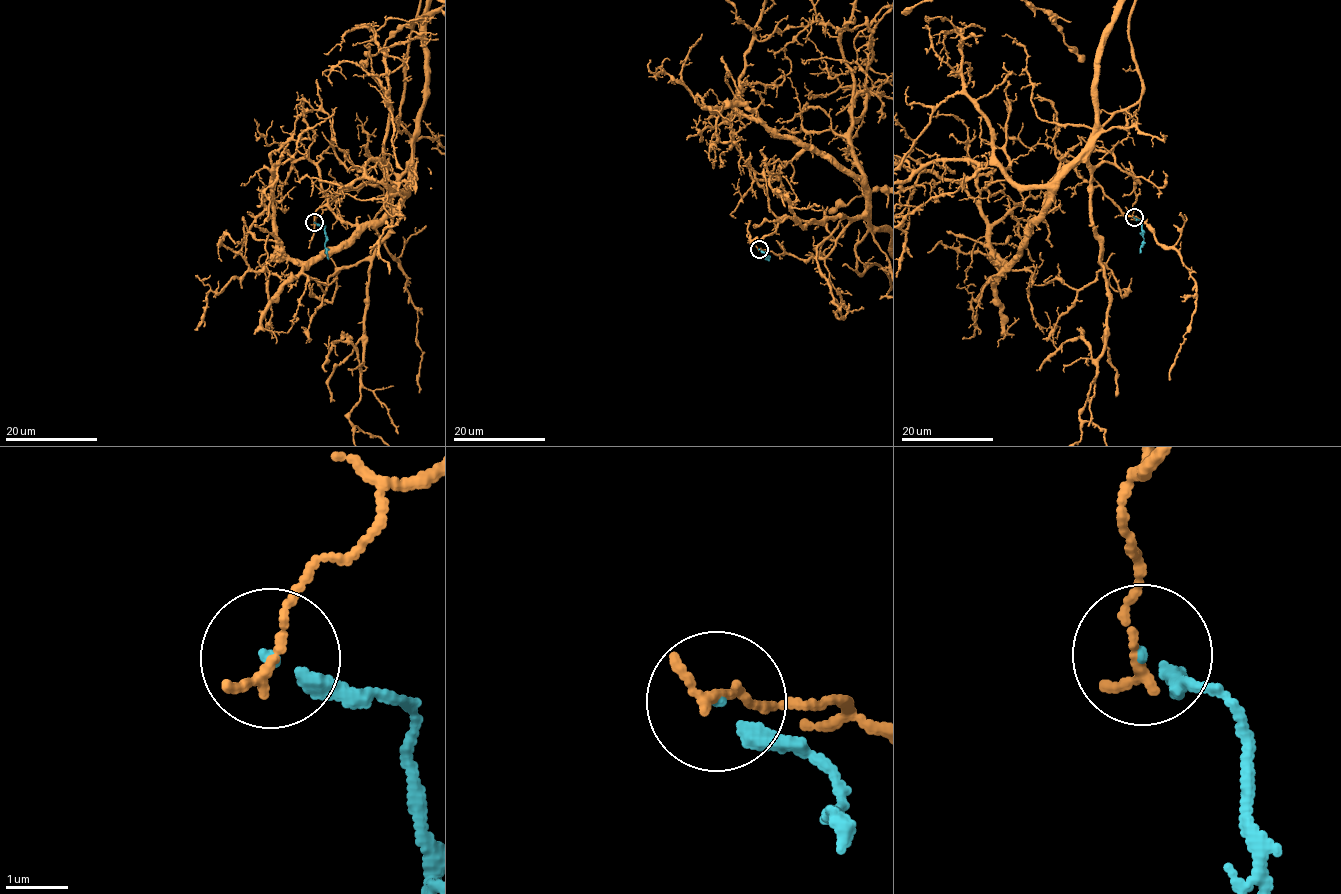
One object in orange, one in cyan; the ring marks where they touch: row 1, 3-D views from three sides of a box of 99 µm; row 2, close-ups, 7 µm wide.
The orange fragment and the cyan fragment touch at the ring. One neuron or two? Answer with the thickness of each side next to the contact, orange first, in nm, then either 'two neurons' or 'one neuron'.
calibres 170 and 150 nm; two neurons

